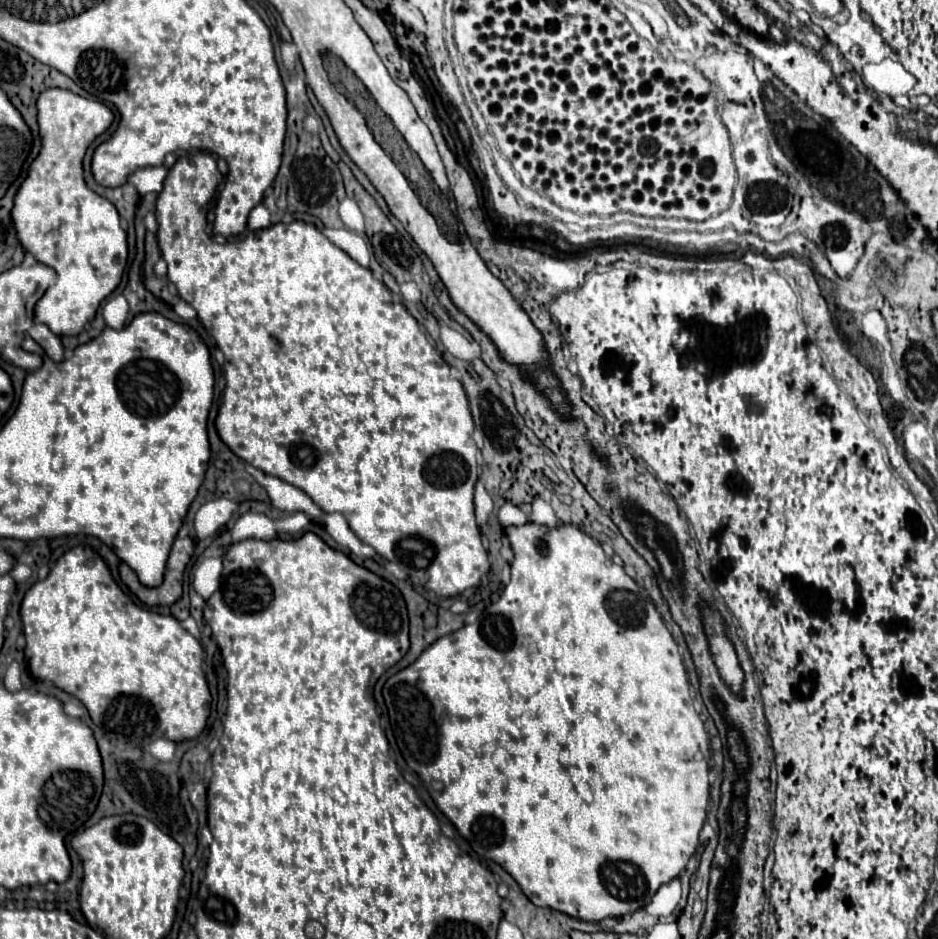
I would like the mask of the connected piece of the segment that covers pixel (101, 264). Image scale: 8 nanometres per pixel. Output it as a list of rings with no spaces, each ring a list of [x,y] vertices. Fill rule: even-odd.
[[[47,88],[37,98],[37,124],[41,136],[41,150],[37,158],[31,162],[27,178],[21,182],[11,208],[11,220],[17,230],[17,238],[25,252],[33,254],[37,262],[45,262],[47,266],[55,268],[57,280],[55,284],[39,298],[35,304],[33,318],[39,324],[45,324],[51,332],[59,336],[75,336],[83,330],[83,326],[93,320],[99,304],[107,298],[121,282],[121,274],[127,262],[127,234],[121,228],[121,218],[117,208],[89,190],[83,180],[83,154],[85,148],[95,140],[95,136],[103,134],[113,122],[113,112],[97,102],[87,100],[71,90],[65,88]],[[57,250],[69,252],[69,258],[57,258]]]

